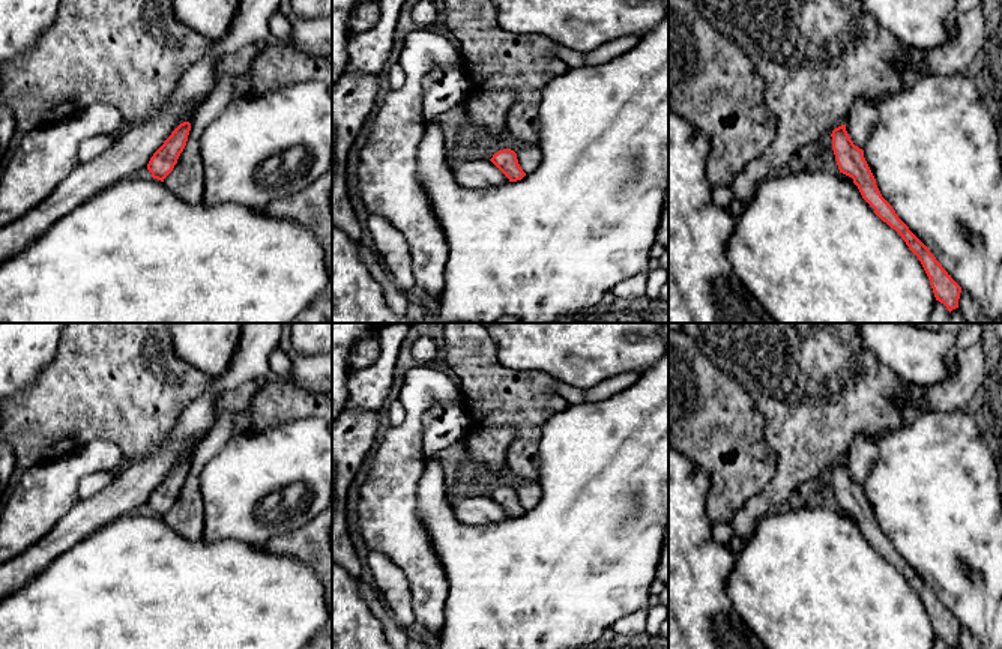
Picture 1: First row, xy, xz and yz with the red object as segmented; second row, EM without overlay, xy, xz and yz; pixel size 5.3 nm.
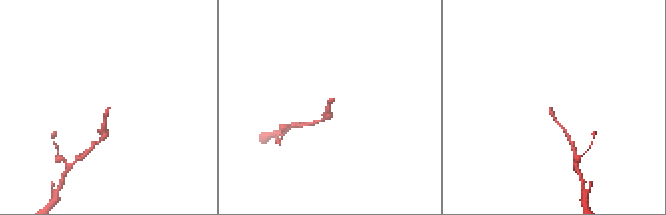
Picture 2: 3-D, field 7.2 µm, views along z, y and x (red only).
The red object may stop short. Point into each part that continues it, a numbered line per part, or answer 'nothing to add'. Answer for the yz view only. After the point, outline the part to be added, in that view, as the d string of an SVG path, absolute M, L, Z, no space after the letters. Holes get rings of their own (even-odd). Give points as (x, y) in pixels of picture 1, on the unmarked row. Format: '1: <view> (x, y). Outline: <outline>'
1: yz (816, 386). Outline: M681 323L699 350L751 395L775 452L771 482L741 508L730 524L745 541L769 512L793 503L796 490L825 469L846 461L858 434L880 440L903 425L897 406L909 383L862 346L858 323Z

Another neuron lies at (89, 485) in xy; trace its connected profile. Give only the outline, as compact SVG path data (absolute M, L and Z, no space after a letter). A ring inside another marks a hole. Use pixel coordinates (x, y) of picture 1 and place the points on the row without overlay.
M95 472L87 476L84 476L78 485L77 485L77 493L80 499L87 499L108 487L116 473L114 472Z

